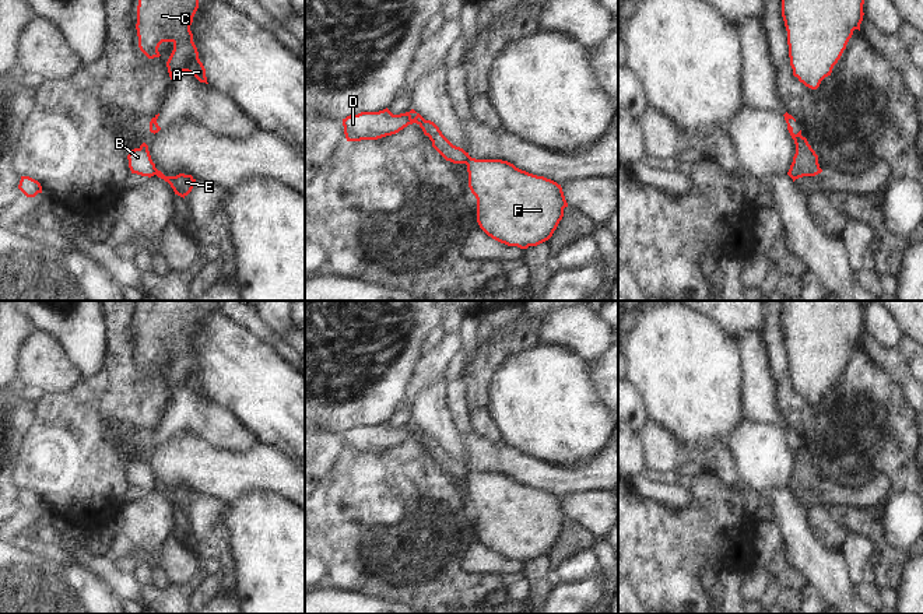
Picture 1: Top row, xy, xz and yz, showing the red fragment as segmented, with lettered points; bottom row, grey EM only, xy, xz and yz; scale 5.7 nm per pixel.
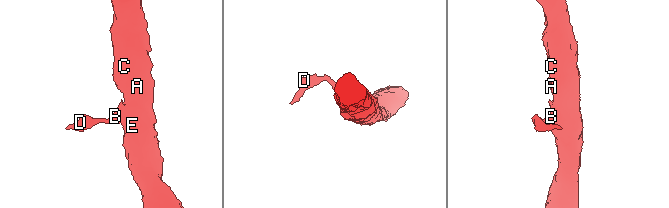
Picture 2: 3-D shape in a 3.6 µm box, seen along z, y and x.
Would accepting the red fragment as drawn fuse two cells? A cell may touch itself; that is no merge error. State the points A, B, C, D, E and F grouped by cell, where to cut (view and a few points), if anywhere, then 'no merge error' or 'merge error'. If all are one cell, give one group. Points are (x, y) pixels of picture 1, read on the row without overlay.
A C E F / B D | yz (800, 448), (796, 459) | merge error

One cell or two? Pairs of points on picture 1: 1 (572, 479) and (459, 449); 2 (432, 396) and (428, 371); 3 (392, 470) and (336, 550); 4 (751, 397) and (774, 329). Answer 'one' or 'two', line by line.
1: two
2: two
3: one
4: two

